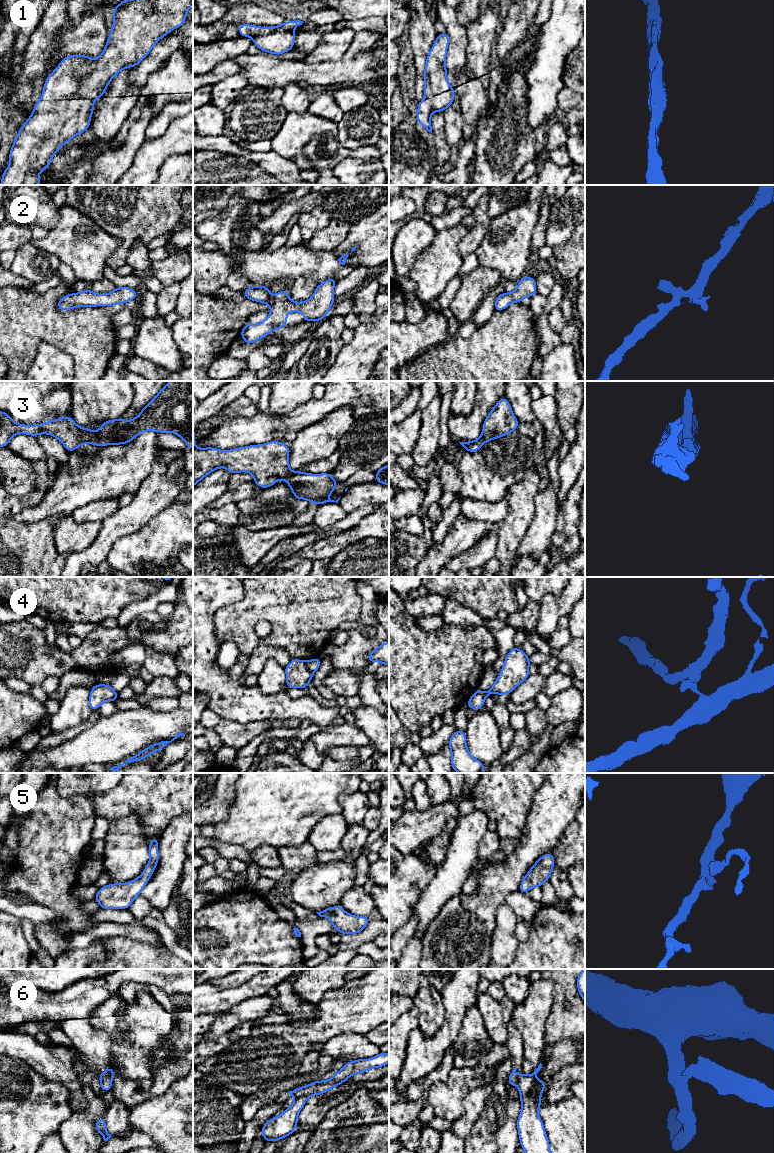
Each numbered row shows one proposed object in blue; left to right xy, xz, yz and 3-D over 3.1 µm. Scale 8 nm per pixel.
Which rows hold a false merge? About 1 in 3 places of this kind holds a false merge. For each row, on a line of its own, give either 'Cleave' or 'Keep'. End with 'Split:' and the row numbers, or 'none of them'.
1: Keep
2: Keep
3: Keep
4: Cleave
5: Keep
6: Cleave
Split: 4, 6

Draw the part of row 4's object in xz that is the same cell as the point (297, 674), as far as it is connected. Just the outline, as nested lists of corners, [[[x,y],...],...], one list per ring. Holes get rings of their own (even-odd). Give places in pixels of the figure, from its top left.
[[[292,659],[284,670],[287,688],[305,689],[313,677],[313,673],[308,670],[306,662],[300,659]]]

